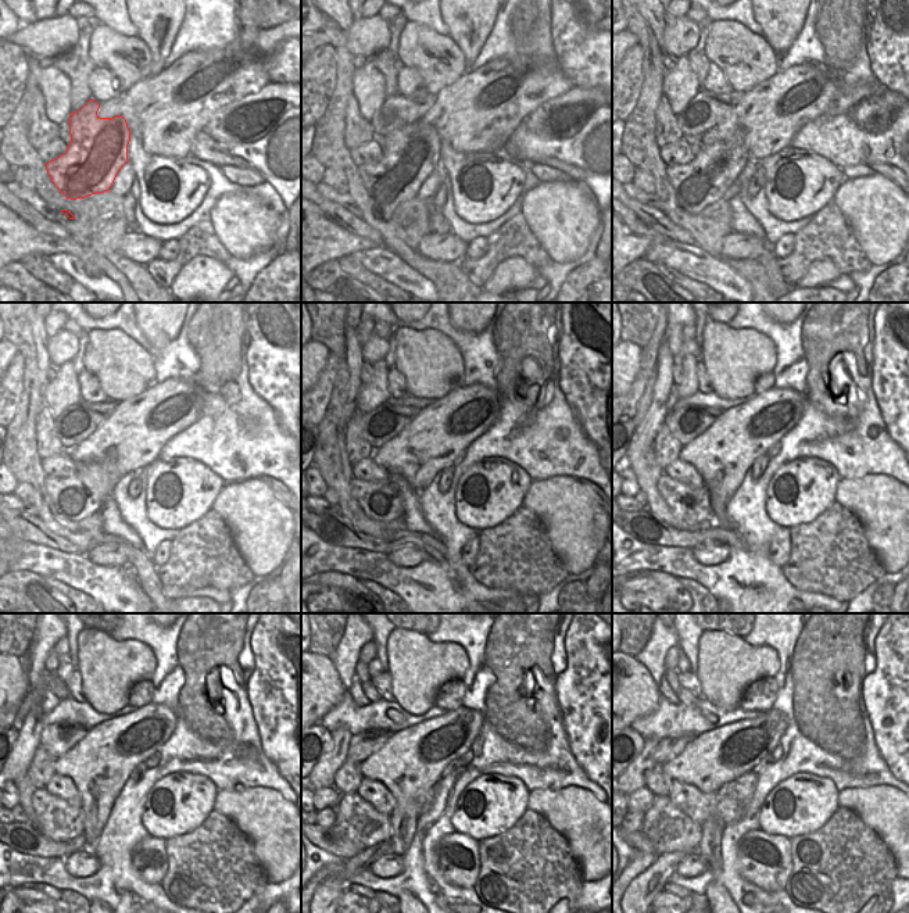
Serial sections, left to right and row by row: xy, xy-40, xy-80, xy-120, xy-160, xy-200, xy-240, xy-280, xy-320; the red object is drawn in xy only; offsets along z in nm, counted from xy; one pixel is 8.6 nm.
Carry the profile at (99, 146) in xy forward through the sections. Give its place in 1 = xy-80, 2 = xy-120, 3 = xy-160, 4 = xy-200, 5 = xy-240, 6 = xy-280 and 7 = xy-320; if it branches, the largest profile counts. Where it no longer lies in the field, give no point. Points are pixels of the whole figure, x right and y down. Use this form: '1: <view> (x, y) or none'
1: xy-80 (702, 182)
2: xy-120 (78, 497)
3: xy-160 (380, 501)
4: xy-200 (690, 504)
5: xy-240 (56, 819)
6: xy-280 (358, 819)
7: xy-320 (669, 830)

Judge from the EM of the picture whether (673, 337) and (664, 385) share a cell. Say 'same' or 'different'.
different

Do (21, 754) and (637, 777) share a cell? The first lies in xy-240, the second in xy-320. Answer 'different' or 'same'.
same

